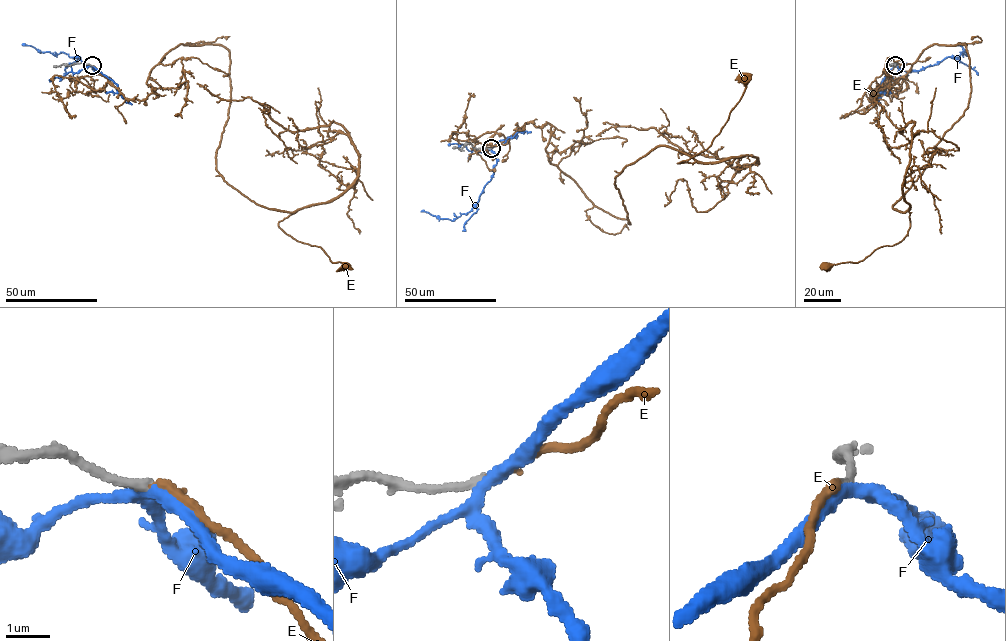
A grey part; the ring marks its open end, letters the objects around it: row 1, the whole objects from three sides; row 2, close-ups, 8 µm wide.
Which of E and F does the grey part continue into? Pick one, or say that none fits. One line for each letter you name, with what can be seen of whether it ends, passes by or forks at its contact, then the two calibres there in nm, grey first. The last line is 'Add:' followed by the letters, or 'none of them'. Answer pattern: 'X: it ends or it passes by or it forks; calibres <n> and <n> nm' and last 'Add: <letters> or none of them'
E: it ends; calibres 180 and 180 nm
Add: E

